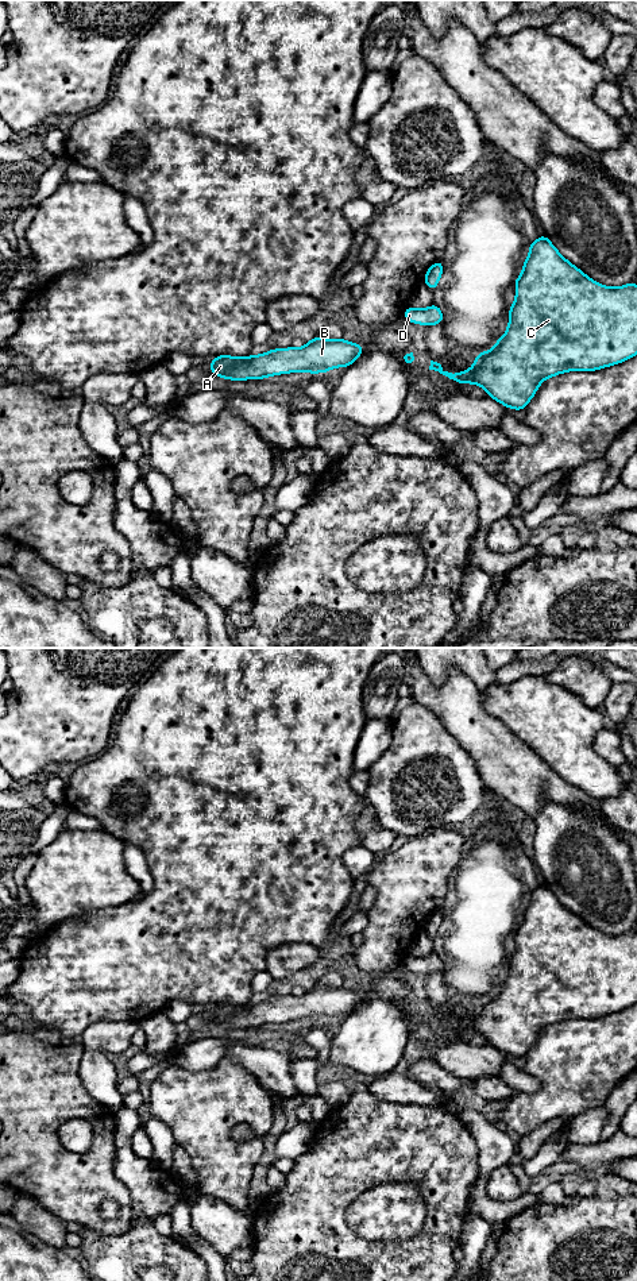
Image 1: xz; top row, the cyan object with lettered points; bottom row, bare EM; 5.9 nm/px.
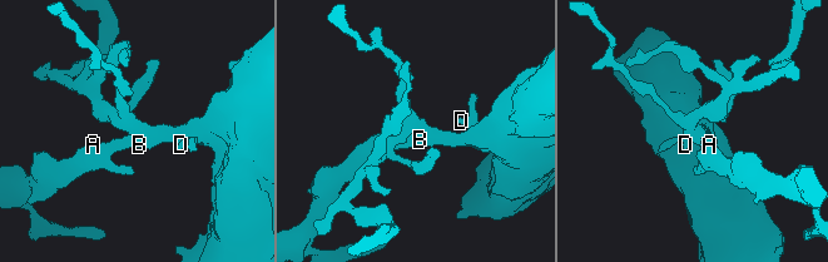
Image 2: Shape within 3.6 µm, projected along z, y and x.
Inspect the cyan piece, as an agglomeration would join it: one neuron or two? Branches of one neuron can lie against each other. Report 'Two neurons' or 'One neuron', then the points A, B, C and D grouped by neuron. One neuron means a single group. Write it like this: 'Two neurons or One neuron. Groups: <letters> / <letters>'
One neuron. Groups: A B C D

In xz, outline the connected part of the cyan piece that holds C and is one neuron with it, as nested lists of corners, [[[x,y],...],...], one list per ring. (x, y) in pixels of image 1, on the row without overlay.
[[[544,883],[529,891],[529,906],[522,911],[522,922],[516,926],[516,949],[509,956],[509,973],[493,998],[480,1000],[474,1014],[463,1020],[444,1019],[441,1012],[431,1008],[429,1018],[439,1019],[458,1031],[482,1034],[487,1043],[505,1056],[524,1058],[536,1042],[541,1030],[561,1020],[582,1018],[594,1019],[625,1010],[637,1003],[637,931],[619,935],[603,934],[571,912]]]

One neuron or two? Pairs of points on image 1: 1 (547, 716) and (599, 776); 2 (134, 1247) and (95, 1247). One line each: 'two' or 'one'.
1: one
2: one

